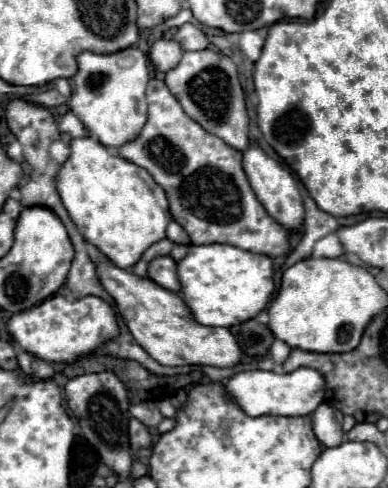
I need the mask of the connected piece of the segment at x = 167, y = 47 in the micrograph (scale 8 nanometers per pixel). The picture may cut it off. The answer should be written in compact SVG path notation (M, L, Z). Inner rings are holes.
M159 39L157 43L153 43L153 47L149 51L151 65L161 73L171 71L179 63L181 55L183 55L183 49L173 39Z

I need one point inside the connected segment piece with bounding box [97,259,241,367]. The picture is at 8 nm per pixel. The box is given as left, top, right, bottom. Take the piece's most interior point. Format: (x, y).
(161, 323)

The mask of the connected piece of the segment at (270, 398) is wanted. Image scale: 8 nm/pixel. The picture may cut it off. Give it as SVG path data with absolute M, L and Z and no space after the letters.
M301 367L301 369L295 369L291 373L281 373L281 375L277 375L273 371L243 371L243 373L237 373L225 387L237 399L241 409L251 417L259 417L259 415L311 415L325 397L323 375L311 367Z

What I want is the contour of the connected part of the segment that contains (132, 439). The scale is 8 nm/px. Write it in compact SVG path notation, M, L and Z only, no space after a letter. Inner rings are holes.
M137 419L129 421L129 445L133 451L141 449L141 447L151 447L151 433L149 429L139 423Z

